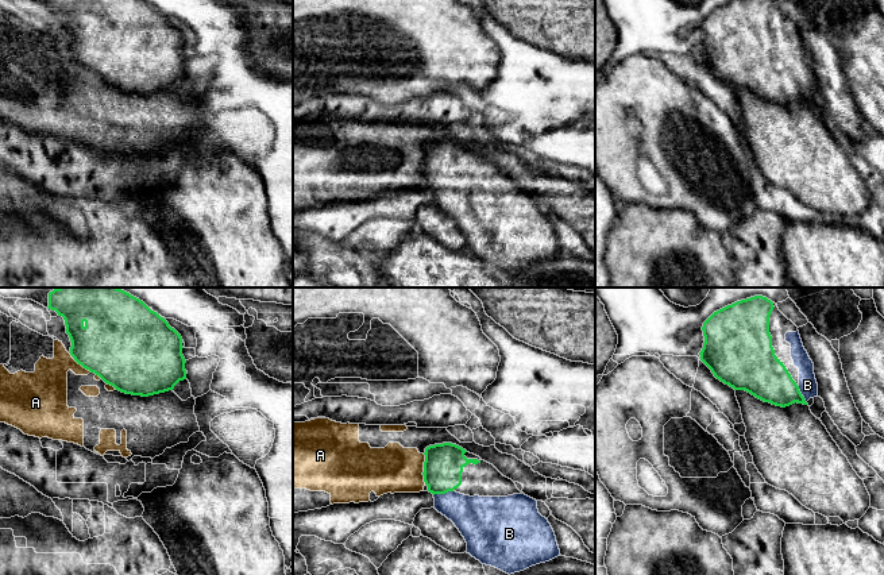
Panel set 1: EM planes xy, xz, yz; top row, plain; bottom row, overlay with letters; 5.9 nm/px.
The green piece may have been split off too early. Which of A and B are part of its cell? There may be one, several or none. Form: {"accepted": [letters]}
{"accepted": ["B"]}

